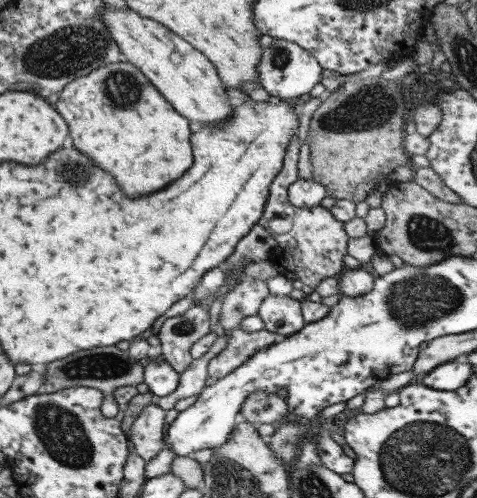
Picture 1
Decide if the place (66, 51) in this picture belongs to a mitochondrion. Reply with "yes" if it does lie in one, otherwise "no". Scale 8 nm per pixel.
yes

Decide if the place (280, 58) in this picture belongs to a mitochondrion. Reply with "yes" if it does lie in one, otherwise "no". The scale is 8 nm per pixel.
yes

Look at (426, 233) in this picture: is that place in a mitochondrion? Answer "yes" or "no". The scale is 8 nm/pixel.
yes

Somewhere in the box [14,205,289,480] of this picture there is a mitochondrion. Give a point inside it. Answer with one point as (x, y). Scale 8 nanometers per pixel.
(59, 431)

